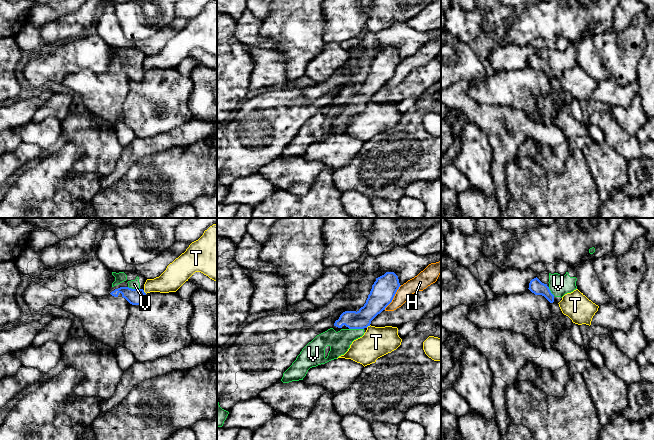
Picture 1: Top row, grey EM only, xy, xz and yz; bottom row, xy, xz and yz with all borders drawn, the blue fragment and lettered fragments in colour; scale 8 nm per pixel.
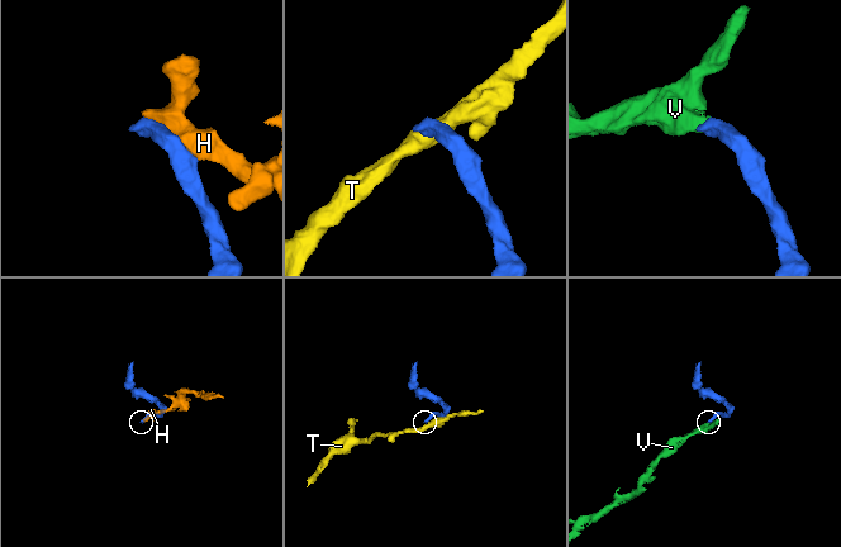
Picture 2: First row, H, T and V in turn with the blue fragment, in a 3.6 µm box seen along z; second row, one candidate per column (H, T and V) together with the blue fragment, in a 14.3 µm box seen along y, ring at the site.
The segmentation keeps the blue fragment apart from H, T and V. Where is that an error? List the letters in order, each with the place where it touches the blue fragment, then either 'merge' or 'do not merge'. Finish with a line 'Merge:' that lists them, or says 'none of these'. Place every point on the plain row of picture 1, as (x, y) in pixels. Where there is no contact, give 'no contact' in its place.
H: meets blue in xz at (393, 73); do not merge
T: meets blue in xy at (144, 68); do not merge
V: meets blue in xz at (356, 104); merge
Merge: V

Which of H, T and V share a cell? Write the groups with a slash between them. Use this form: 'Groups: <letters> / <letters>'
Groups: H / T / V

